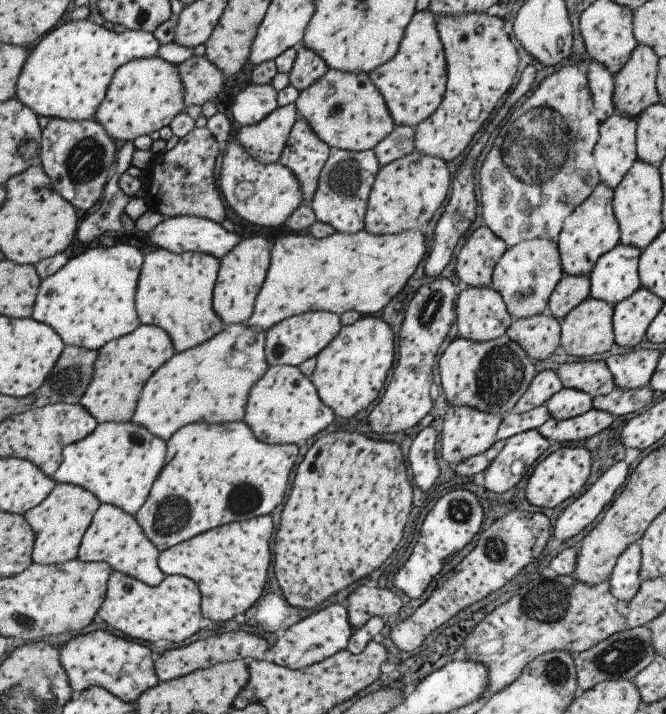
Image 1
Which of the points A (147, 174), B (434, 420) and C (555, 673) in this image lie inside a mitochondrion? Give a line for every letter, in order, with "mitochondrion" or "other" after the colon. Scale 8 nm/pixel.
A: other
B: other
C: mitochondrion

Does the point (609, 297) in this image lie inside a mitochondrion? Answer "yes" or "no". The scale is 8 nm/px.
no

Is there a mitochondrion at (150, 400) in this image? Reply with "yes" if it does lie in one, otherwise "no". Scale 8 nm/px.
no

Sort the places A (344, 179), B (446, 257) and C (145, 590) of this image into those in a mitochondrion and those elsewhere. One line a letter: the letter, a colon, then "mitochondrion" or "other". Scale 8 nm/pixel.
A: mitochondrion
B: other
C: other

